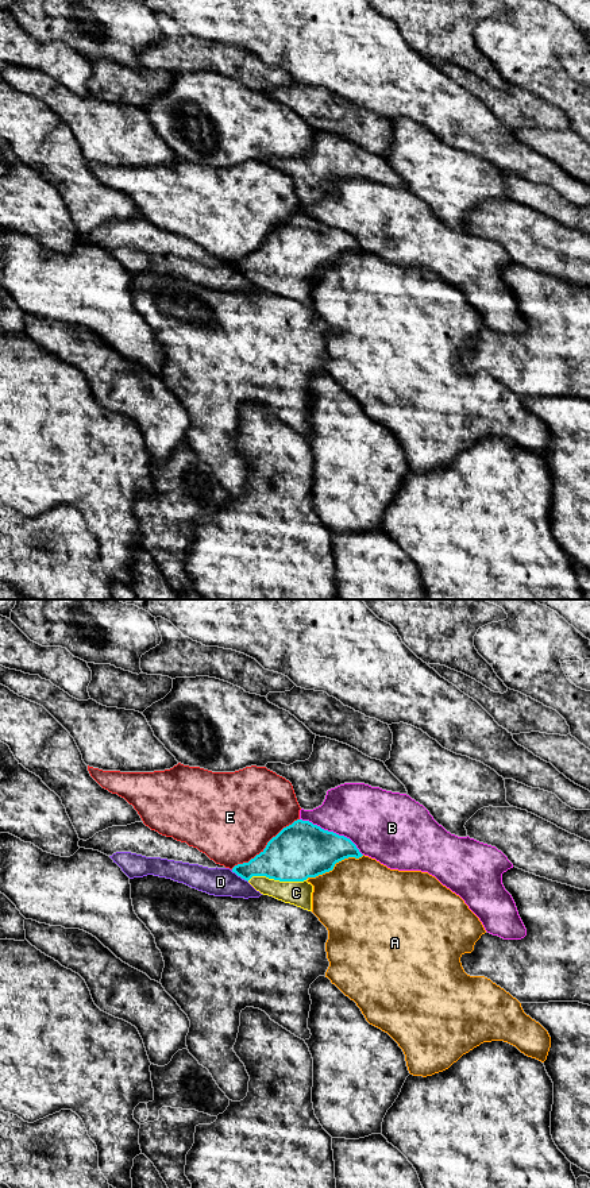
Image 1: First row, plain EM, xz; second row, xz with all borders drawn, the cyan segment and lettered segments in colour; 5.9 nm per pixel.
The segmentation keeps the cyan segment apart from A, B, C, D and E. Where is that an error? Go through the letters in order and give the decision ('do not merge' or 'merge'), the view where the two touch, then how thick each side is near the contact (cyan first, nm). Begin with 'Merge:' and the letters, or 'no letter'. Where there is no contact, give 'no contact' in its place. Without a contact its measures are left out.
Merge: C
A: do not merge; contact in xz; calibres 340 and 480 nm
B: do not merge; contact in xz; calibres 340 and 360 nm
C: merge; contact in xz; calibres 340 and 140 nm
D: do not merge; contact in xz; calibres 220 and 180 nm
E: do not merge; contact in xz; calibres 340 and 480 nm

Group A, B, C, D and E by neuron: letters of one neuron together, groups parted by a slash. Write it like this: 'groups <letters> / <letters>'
groups A / B / C / D / E

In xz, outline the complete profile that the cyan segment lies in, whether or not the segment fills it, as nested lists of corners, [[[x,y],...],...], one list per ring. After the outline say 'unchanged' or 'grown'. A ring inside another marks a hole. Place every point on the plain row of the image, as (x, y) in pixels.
[[[297,215],[273,232],[248,258],[235,261],[232,267],[263,290],[312,306],[313,281],[306,275],[332,266],[335,259],[344,254],[362,251],[350,234],[324,225],[309,216]]]; grown

